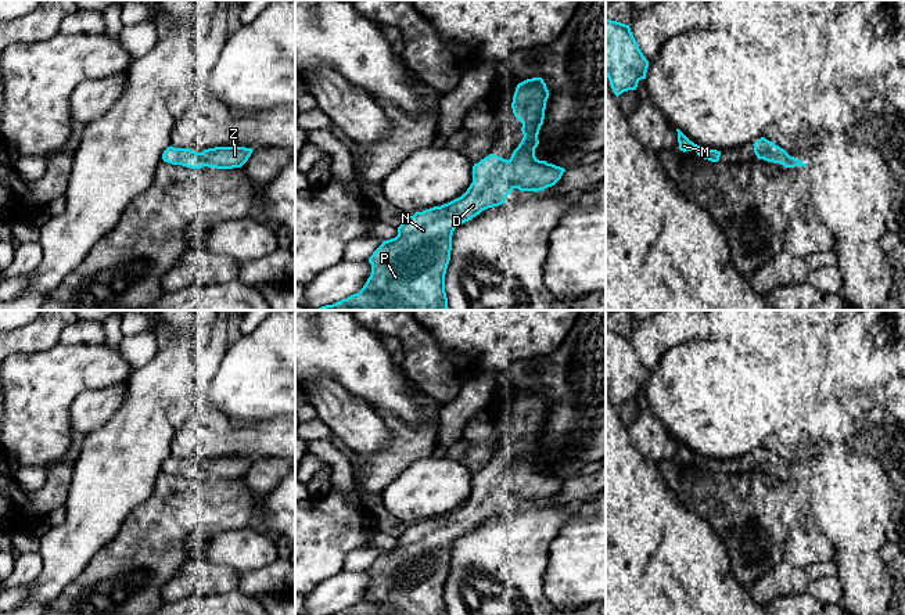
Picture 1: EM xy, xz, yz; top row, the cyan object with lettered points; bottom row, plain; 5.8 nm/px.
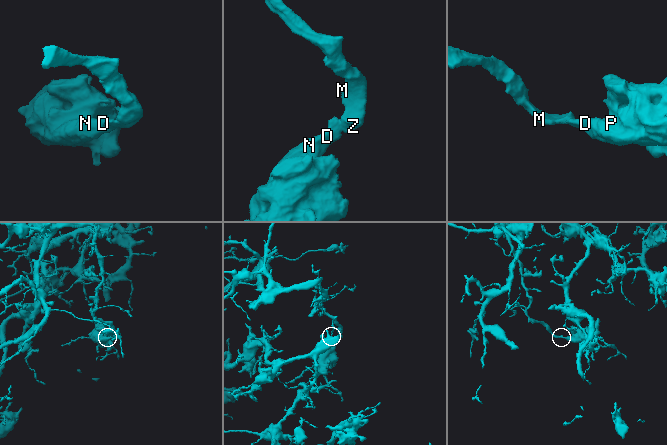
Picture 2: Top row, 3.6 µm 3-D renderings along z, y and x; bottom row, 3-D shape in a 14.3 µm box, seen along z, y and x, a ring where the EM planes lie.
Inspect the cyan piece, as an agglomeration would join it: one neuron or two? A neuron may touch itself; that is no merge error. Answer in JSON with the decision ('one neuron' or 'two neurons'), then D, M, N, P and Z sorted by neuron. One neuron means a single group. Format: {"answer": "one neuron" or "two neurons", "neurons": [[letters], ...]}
{"answer": "one neuron", "neurons": [["D", "M", "N", "P", "Z"]]}

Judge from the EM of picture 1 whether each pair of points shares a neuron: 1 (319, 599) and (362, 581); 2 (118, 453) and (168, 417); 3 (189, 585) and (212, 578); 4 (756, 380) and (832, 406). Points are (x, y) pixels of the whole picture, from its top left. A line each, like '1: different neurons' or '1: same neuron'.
1: same neuron
2: same neuron
3: same neuron
4: different neurons

